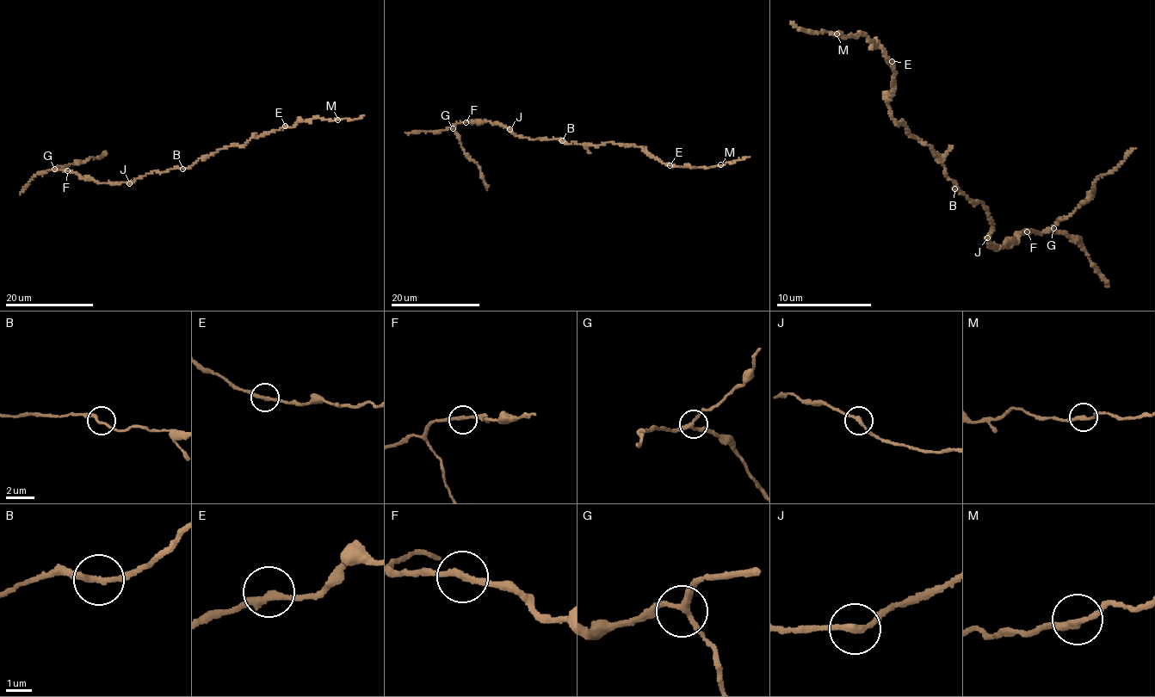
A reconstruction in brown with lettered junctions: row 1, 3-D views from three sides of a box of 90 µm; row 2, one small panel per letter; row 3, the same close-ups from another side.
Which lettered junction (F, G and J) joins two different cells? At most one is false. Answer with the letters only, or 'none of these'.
J

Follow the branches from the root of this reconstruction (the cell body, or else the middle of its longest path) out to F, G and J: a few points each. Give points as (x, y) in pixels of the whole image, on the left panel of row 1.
F: (182, 169), (151, 171), (131, 183), (108, 183), (87, 180), (67, 170)
G: (182, 169), (151, 171), (131, 183), (108, 183), (54, 169)
J: (182, 169), (151, 171), (129, 182)

